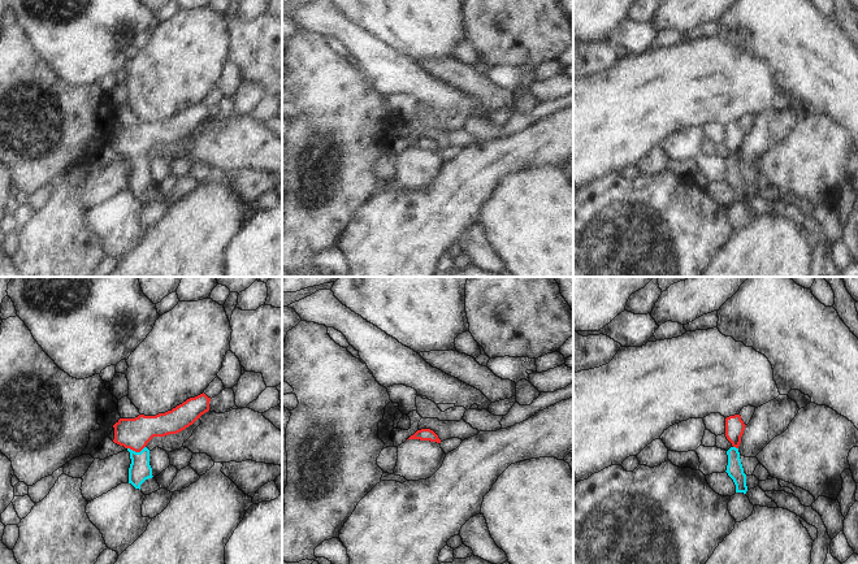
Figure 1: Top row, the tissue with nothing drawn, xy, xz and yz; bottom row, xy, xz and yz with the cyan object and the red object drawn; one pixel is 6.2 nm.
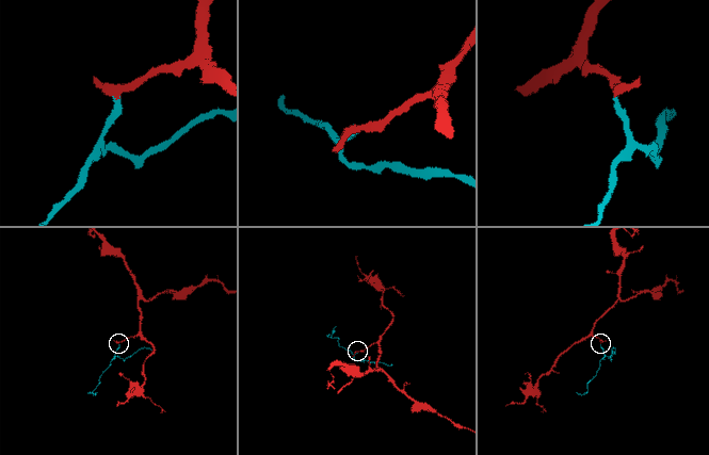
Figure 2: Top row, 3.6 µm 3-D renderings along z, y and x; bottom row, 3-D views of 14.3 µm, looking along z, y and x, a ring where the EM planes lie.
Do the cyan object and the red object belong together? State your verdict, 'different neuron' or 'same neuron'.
same neuron

